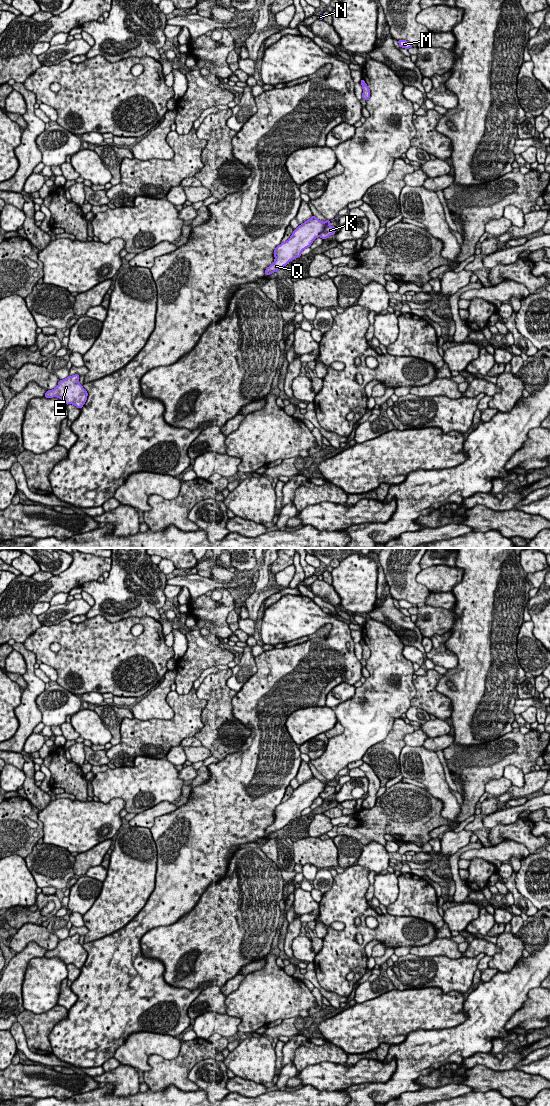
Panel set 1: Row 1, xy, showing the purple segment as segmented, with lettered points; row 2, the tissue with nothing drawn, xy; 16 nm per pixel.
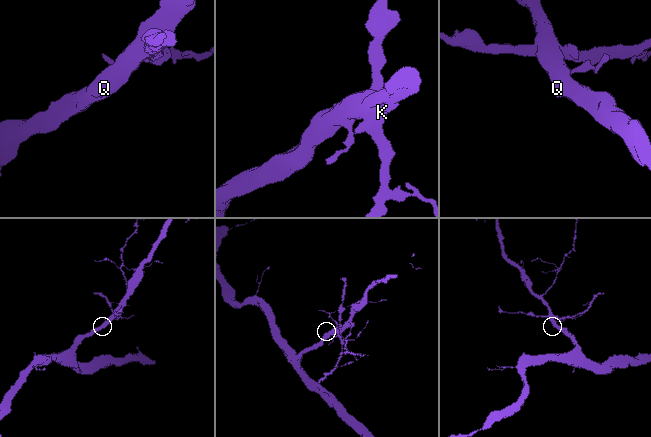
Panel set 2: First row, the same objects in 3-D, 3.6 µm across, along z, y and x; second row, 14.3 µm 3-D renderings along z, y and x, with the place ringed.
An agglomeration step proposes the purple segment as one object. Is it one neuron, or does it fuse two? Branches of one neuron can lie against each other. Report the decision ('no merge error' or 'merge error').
merge error

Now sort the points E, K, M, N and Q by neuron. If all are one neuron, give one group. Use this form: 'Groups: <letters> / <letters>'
Groups: E M N Q / K

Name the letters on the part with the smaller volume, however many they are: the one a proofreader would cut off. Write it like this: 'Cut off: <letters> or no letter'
Cut off: K

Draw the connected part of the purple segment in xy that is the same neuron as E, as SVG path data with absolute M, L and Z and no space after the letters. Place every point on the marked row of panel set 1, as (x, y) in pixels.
M75 374L60 380L57 387L46 391L44 396L46 398L58 397L66 405L73 404L81 409L87 400L88 393L79 383L79 377L79 374Z

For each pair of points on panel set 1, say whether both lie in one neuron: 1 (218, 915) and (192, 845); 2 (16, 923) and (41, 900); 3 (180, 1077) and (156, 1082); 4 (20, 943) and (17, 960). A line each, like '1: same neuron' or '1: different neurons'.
1: different neurons
2: same neuron
3: same neuron
4: different neurons

